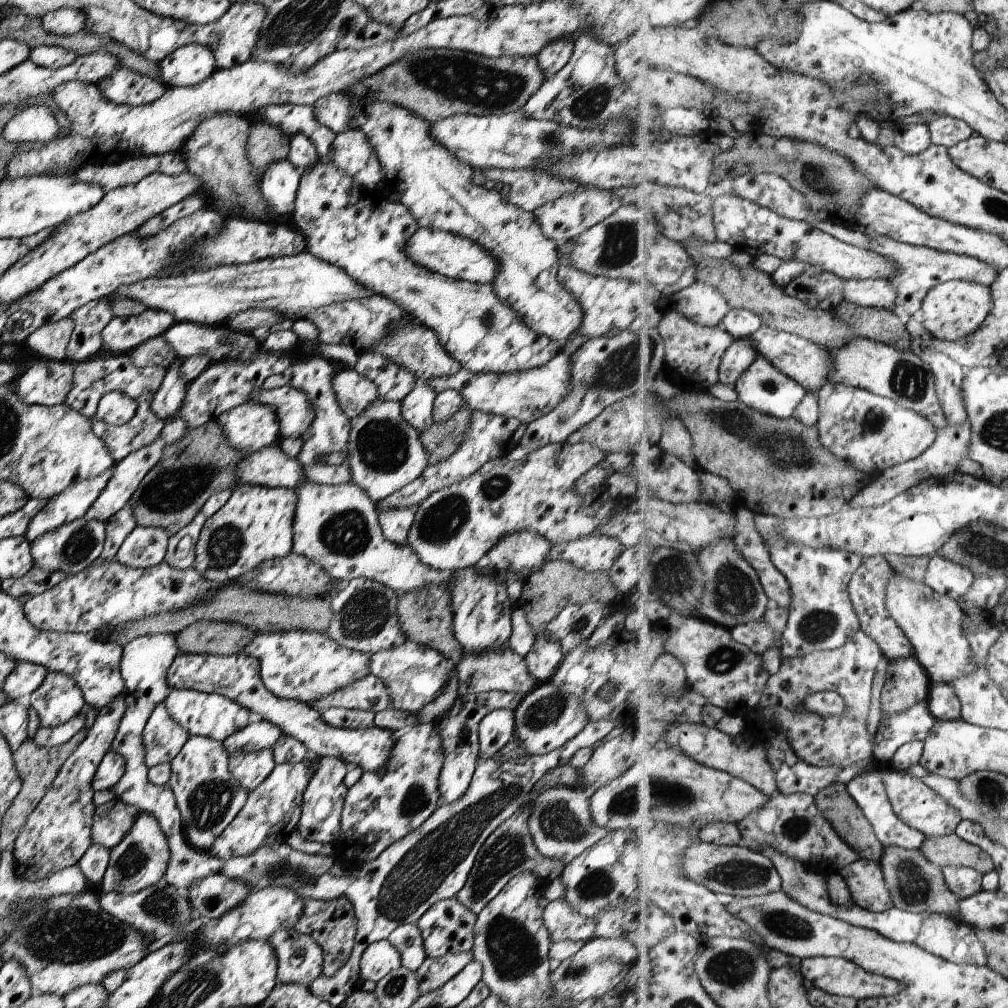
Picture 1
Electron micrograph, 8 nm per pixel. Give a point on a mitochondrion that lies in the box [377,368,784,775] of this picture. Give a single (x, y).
(444, 522)

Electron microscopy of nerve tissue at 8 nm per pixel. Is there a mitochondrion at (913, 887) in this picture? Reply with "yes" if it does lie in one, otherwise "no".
yes

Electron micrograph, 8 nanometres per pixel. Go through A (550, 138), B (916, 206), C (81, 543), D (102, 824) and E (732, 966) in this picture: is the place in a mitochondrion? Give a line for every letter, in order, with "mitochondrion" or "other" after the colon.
A: mitochondrion
B: other
C: mitochondrion
D: other
E: mitochondrion

